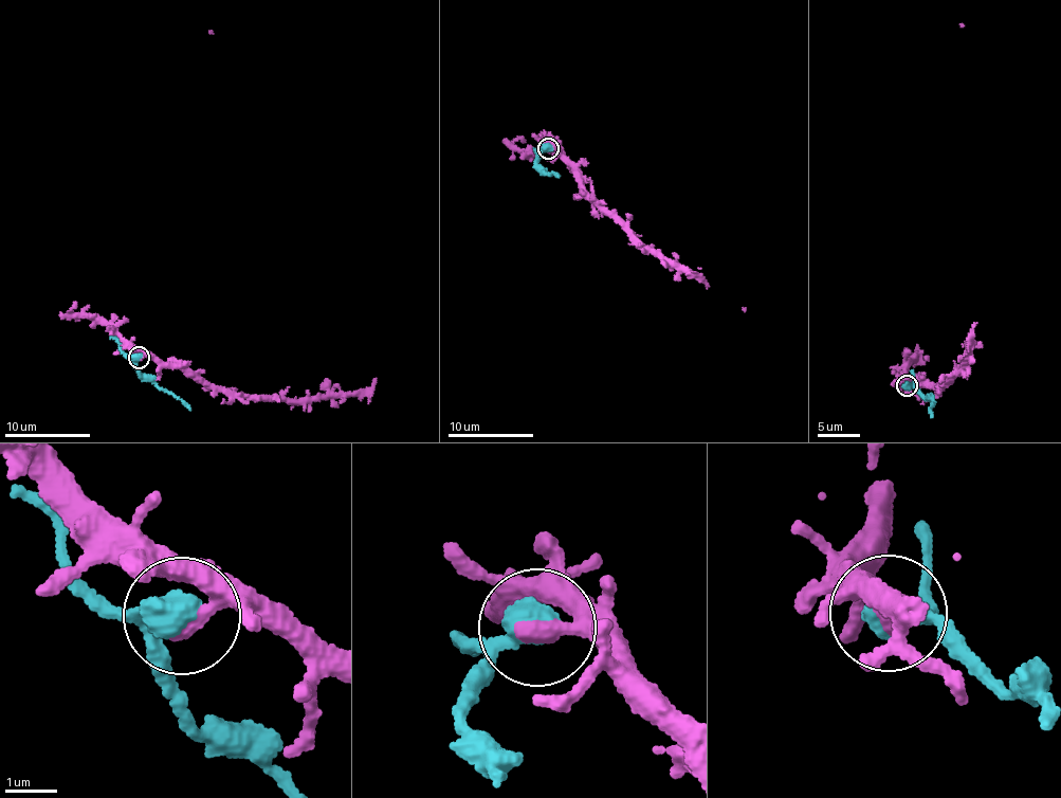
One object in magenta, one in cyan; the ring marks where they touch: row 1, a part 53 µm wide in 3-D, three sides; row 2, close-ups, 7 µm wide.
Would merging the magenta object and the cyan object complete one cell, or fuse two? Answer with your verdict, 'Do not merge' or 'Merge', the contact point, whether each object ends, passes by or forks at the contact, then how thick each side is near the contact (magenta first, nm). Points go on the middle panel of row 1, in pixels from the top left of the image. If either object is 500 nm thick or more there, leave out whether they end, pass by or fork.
Do not merge. Place: (548, 148). Thickness 400 nm (magenta) against 600 nm

